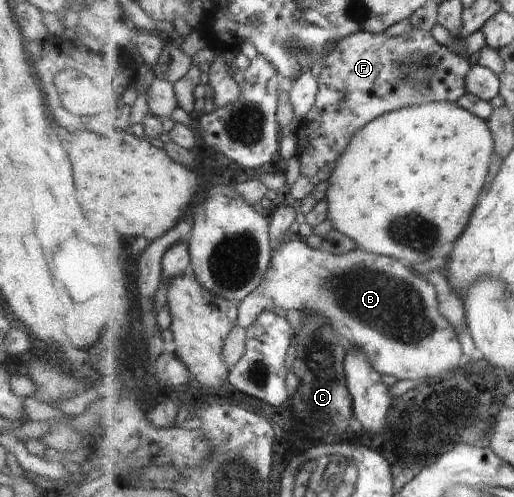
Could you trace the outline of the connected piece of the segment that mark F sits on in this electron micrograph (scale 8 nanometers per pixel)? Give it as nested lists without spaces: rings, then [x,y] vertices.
[[[418,27],[394,36],[386,31],[361,31],[339,41],[323,67],[318,101],[295,134],[295,156],[300,161],[302,176],[309,177],[315,185],[320,185],[322,181],[328,182],[352,138],[363,130],[364,126],[383,115],[432,102],[457,103],[468,93],[467,77],[472,68],[472,61],[466,53],[457,54],[452,47],[440,43],[440,39],[432,35],[432,31]]]

